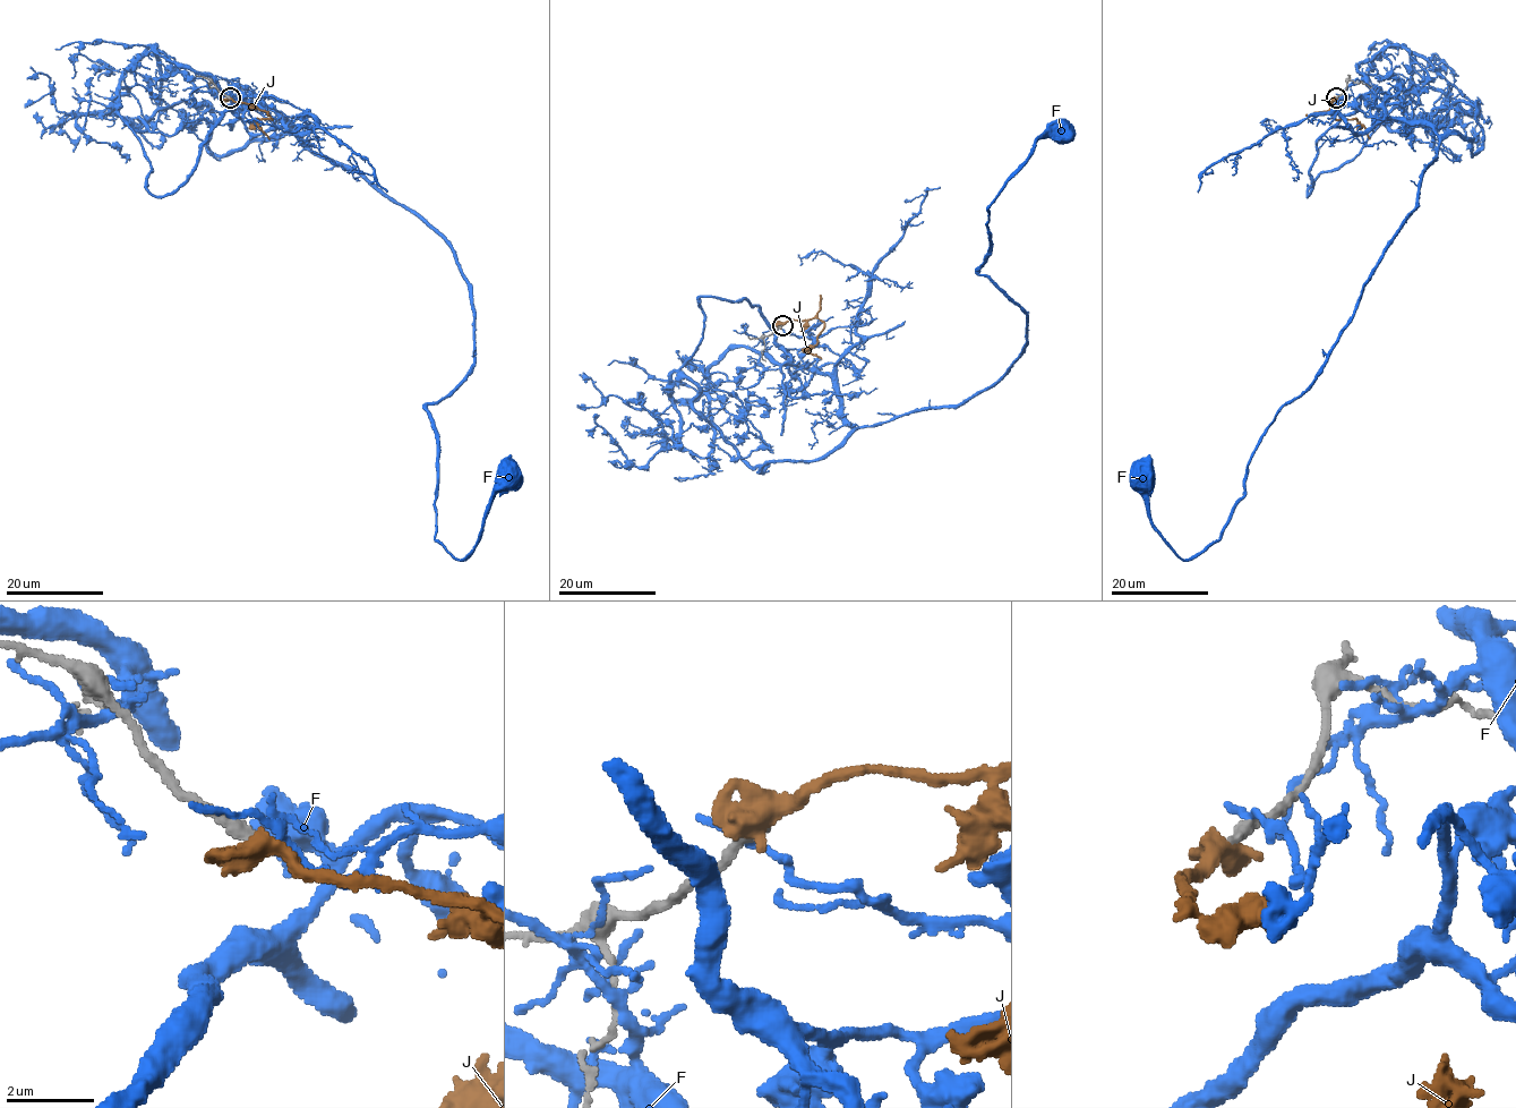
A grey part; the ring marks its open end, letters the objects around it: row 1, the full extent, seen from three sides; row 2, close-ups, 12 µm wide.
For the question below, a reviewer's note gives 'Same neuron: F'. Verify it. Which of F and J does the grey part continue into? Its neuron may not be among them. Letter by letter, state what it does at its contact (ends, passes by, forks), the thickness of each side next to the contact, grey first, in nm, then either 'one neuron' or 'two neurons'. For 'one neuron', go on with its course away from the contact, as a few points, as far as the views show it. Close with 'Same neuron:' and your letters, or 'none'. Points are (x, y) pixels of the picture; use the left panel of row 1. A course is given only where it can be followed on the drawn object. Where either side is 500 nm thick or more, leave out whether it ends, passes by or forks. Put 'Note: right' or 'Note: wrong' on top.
Note: wrong
F: it ends; calibres 380 and 180 nm; two neurons
J: calibres 320 and 500 nm; two neurons
Same neuron: none

